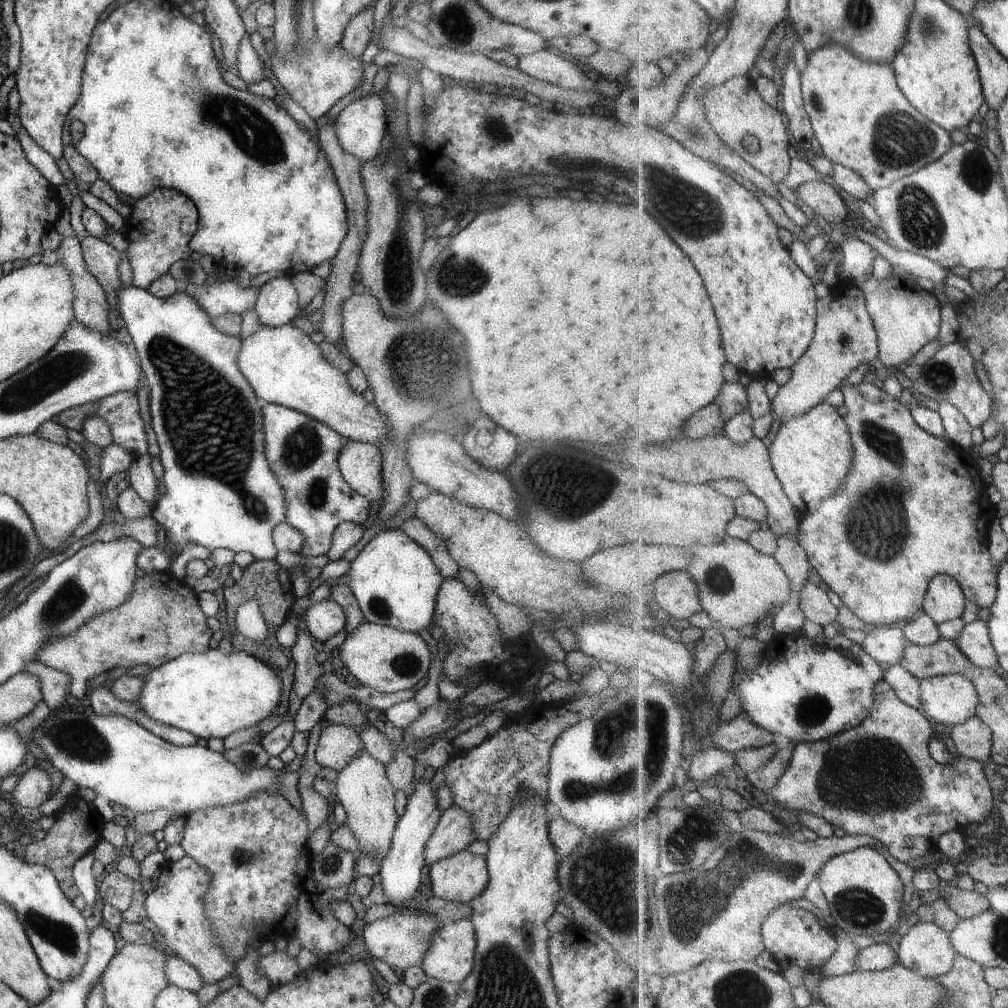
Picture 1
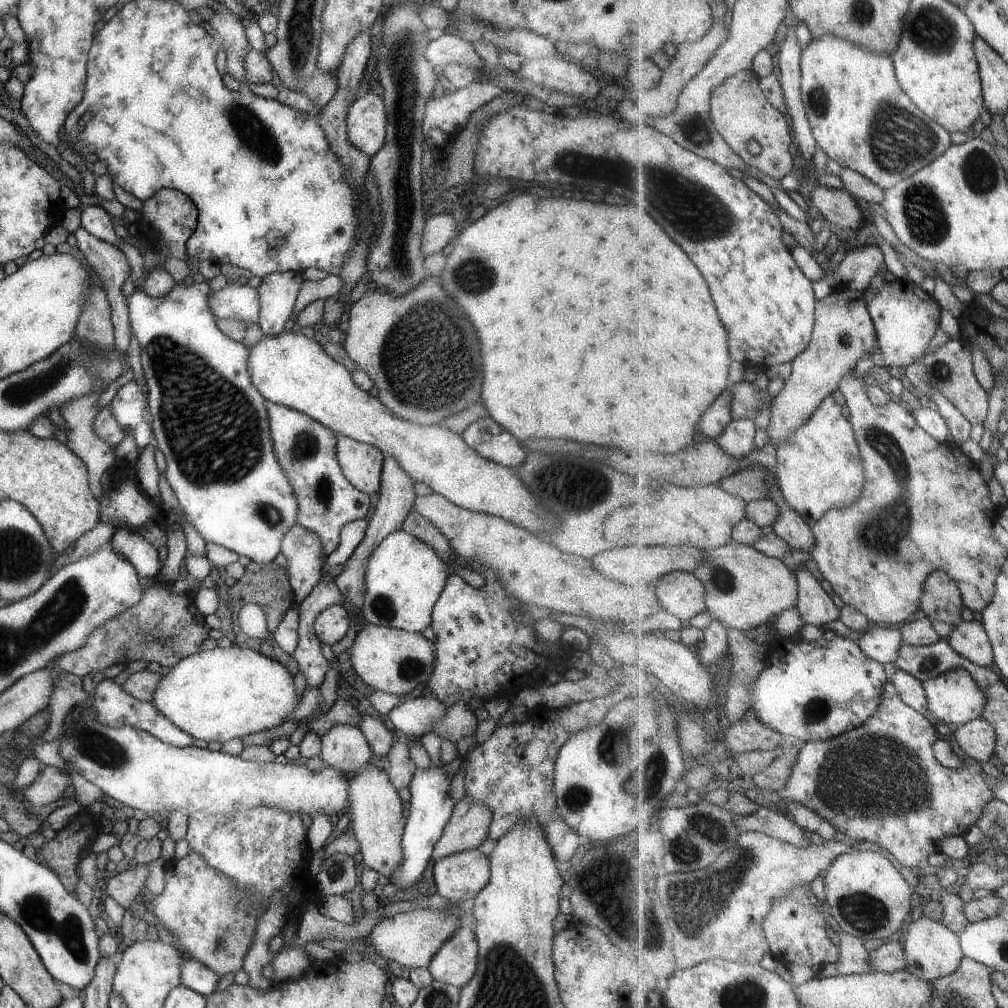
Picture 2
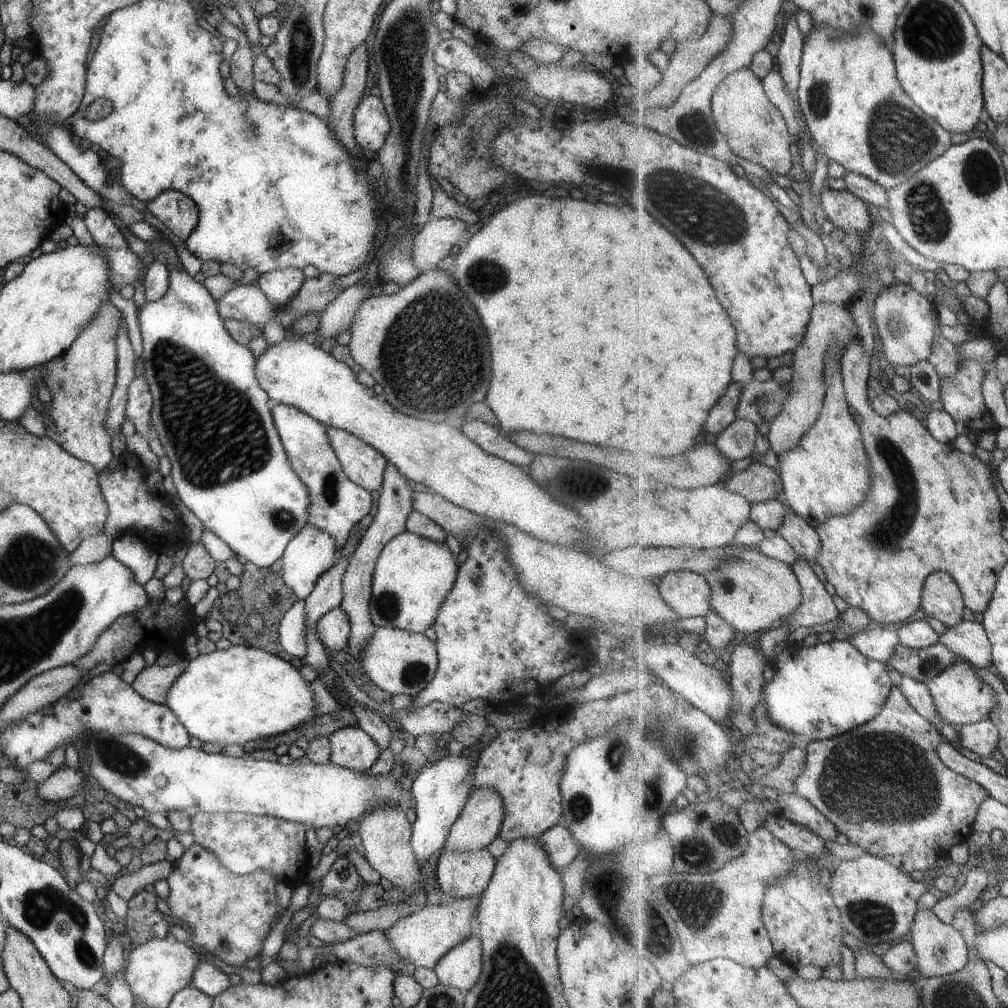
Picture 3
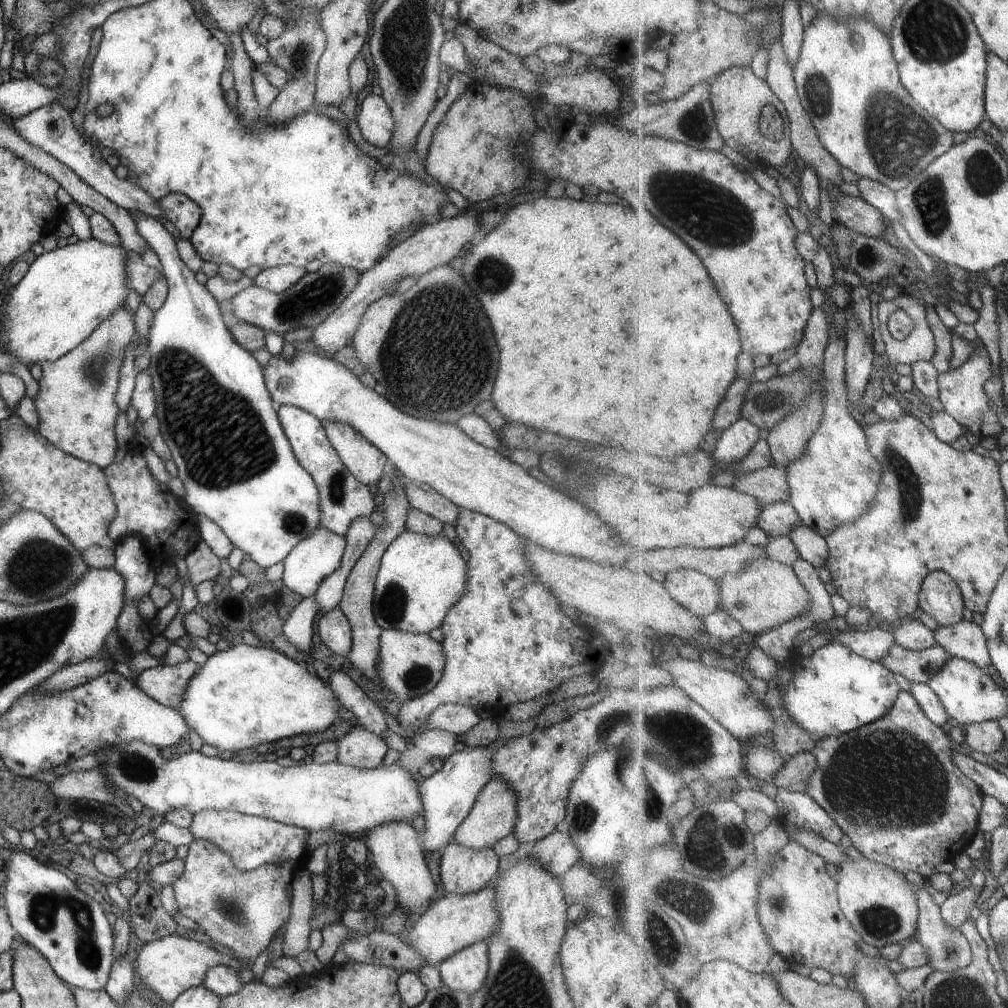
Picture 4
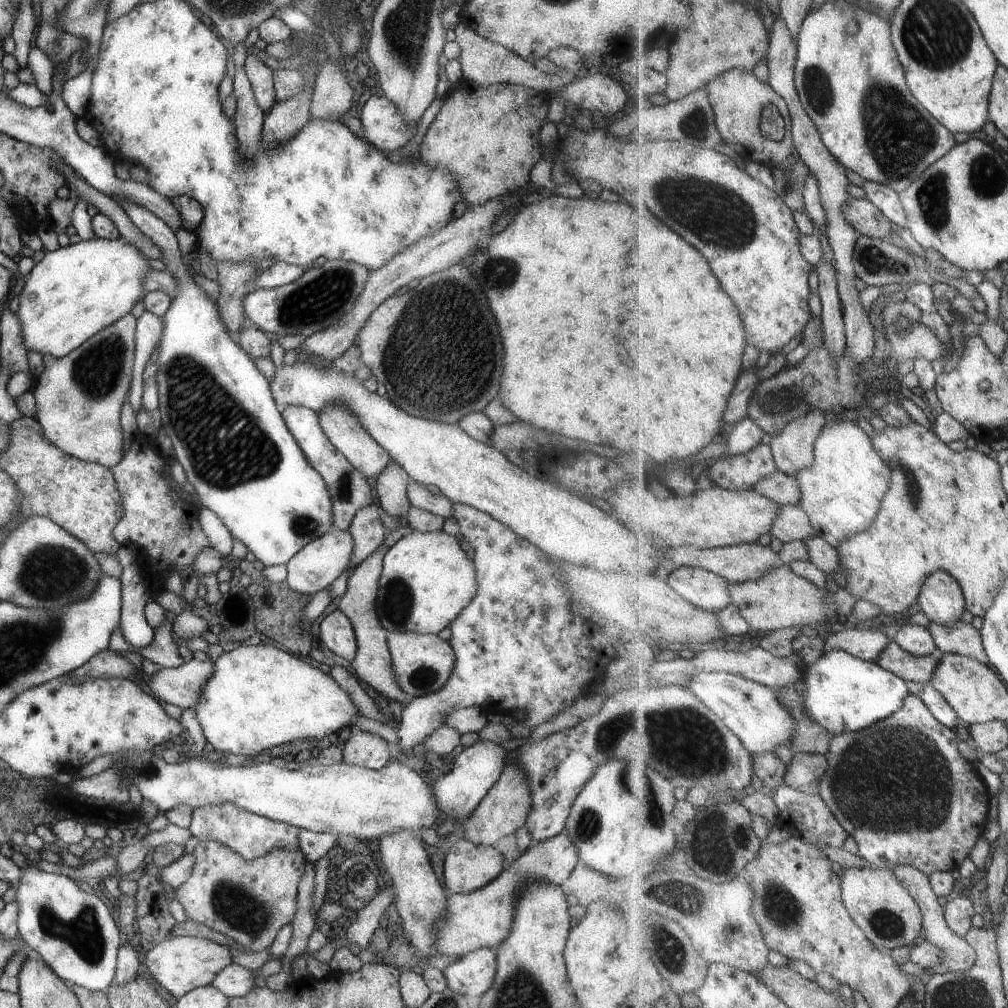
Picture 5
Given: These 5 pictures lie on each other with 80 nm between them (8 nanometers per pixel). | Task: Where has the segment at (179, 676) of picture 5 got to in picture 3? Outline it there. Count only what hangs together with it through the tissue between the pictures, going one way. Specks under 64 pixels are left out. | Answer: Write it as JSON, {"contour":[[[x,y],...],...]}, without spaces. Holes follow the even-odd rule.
{"contour":[[[183,658],[165,667],[151,665],[143,667],[130,682],[131,688],[148,701],[163,705],[166,692],[187,666],[189,660]]]}

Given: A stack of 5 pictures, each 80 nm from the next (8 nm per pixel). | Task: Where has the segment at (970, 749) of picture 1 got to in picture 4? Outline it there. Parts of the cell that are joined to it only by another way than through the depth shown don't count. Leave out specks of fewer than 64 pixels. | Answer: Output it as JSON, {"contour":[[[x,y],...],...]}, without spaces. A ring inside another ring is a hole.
{"contour":[[[987,721],[965,727],[966,744],[980,753],[995,754],[1006,744],[1004,730],[997,721]]]}

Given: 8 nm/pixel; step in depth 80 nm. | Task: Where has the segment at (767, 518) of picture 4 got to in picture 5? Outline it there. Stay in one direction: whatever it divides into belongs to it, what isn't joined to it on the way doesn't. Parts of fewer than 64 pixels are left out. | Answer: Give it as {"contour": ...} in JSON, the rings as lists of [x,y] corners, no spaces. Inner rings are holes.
{"contour":[[[785,505],[780,508],[771,534],[783,543],[806,541],[808,538],[817,536],[808,512],[805,512],[801,506],[793,505]]]}

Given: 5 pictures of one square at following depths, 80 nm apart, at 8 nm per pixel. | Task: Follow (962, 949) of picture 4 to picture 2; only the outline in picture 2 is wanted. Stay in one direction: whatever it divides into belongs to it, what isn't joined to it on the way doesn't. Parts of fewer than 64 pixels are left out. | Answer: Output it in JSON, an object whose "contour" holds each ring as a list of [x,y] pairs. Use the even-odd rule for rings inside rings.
{"contour":[[[925,914],[909,922],[907,929],[904,940],[904,949],[908,960],[907,970],[911,971],[917,978],[932,981],[952,975],[960,969],[965,956],[958,933]]]}

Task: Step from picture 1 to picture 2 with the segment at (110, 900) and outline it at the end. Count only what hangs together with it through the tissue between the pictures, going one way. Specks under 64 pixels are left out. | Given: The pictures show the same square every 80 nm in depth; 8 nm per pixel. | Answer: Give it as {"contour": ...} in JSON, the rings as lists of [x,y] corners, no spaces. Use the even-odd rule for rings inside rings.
{"contour":[[[133,864],[124,872],[112,873],[105,880],[107,884],[104,892],[125,910],[144,890],[143,882],[147,878],[147,872],[149,872],[147,865]]]}

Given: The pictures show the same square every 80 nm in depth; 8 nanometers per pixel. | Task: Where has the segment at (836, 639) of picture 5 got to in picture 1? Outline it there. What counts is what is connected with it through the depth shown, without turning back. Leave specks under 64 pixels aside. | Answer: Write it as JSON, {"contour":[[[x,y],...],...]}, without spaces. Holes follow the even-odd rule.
{"contour":[[[876,626],[866,634],[862,647],[877,662],[896,665],[905,658],[905,648],[908,644],[904,632],[897,626]]]}

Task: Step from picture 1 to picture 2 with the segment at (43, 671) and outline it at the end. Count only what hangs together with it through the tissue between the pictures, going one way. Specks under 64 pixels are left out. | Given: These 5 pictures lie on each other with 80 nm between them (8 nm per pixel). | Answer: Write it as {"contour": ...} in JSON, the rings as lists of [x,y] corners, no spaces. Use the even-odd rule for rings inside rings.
{"contour":[[[63,672],[56,675],[49,704],[45,708],[49,714],[48,726],[41,732],[41,740],[53,744],[54,739],[61,739],[65,714],[79,701],[86,701],[87,698],[87,693],[81,689],[81,677]]]}

